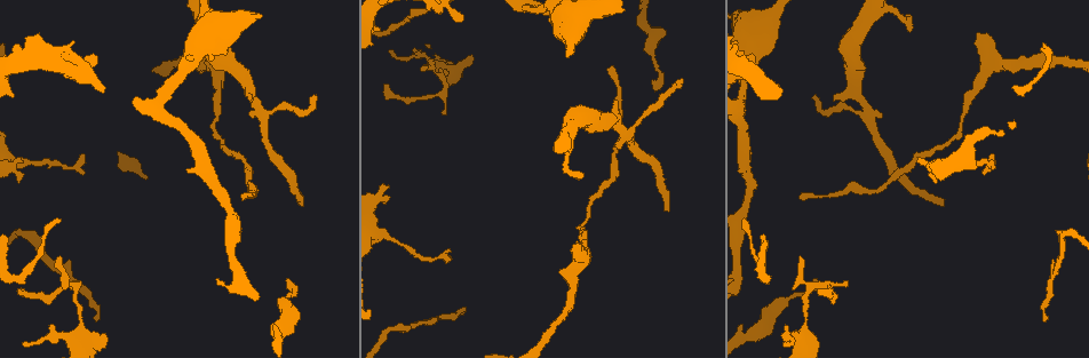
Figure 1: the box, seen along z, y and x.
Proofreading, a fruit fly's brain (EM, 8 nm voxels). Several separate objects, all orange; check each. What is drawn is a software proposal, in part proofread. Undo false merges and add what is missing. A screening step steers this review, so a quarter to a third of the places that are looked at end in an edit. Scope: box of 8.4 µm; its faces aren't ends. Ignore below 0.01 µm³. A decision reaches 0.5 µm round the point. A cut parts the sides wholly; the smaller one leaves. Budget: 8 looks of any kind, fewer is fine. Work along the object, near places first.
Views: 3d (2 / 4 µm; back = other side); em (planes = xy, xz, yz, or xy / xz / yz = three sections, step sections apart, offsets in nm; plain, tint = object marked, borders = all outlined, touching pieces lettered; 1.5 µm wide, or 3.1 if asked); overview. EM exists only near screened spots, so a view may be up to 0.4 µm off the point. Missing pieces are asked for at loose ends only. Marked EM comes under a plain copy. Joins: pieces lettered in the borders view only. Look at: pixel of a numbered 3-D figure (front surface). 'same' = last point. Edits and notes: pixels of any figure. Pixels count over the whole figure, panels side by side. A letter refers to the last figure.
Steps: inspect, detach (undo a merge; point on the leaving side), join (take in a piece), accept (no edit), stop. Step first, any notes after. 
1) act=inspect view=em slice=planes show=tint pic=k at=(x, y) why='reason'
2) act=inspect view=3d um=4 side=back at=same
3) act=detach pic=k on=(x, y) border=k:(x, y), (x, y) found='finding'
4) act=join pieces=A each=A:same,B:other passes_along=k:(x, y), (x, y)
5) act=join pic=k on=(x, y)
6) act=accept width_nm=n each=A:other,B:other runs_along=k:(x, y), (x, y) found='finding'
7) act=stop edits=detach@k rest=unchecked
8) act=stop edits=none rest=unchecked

act=inspect view=3d um=4 pic=1 at=(463, 312) why='tapers out'

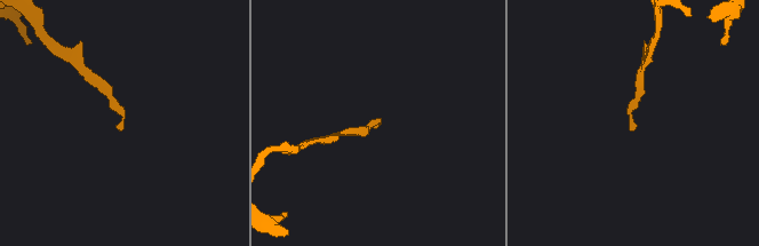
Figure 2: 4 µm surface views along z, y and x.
act=inspect view=em slice=planes show=borders pic=2 at=(121, 128)

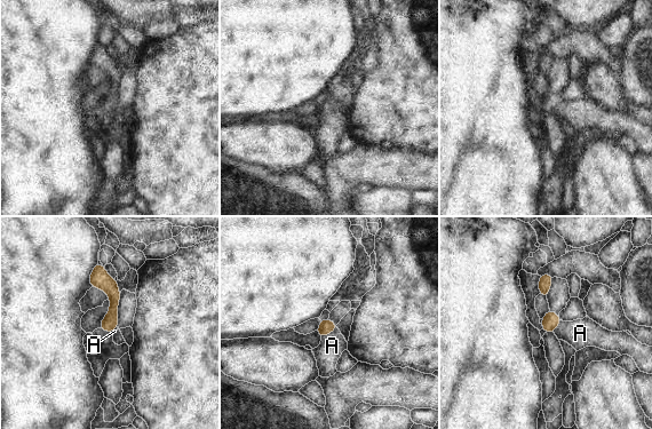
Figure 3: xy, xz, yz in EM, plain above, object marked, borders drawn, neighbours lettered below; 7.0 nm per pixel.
act=accept width_nm=110 each=A:other runs_along=3:(98, 267), (113, 293), (110, 328) found='none of them fits'

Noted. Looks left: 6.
act=inspect view=em slice=planes show=borders pic=1 at=(578, 245) why='branch stops here'

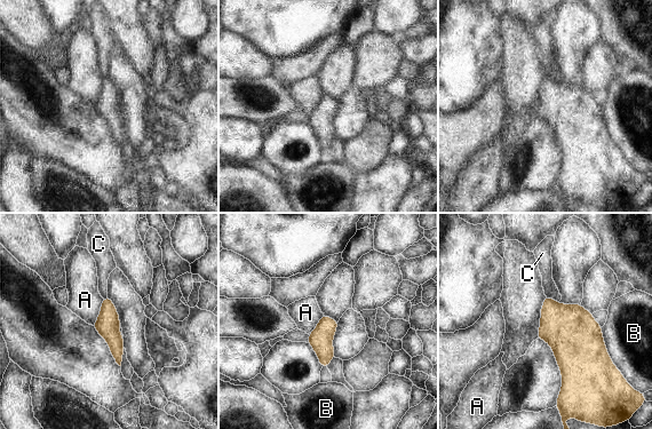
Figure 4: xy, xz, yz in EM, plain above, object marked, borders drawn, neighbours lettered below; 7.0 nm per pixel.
act=accept width_nm=160 each=A:other,B:other,C:other border=4:(103, 299), (97, 319), (93, 325) found='none of them fits'

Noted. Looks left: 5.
act=inspect view=em slice=planes show=borders pic=1 at=(817, 288) why='thin end'

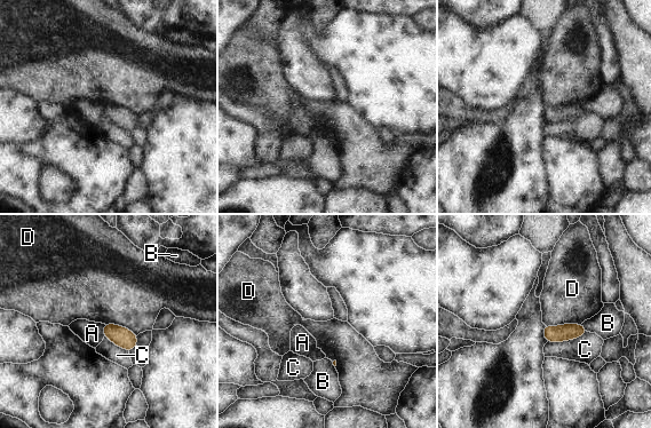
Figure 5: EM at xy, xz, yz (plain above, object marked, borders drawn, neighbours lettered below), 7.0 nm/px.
act=accept each=A:other,B:other,C:other,D:other border=5:(580, 323), (545, 325) found='none of them fits'

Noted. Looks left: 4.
act=stop edits=none rest=unchecked

